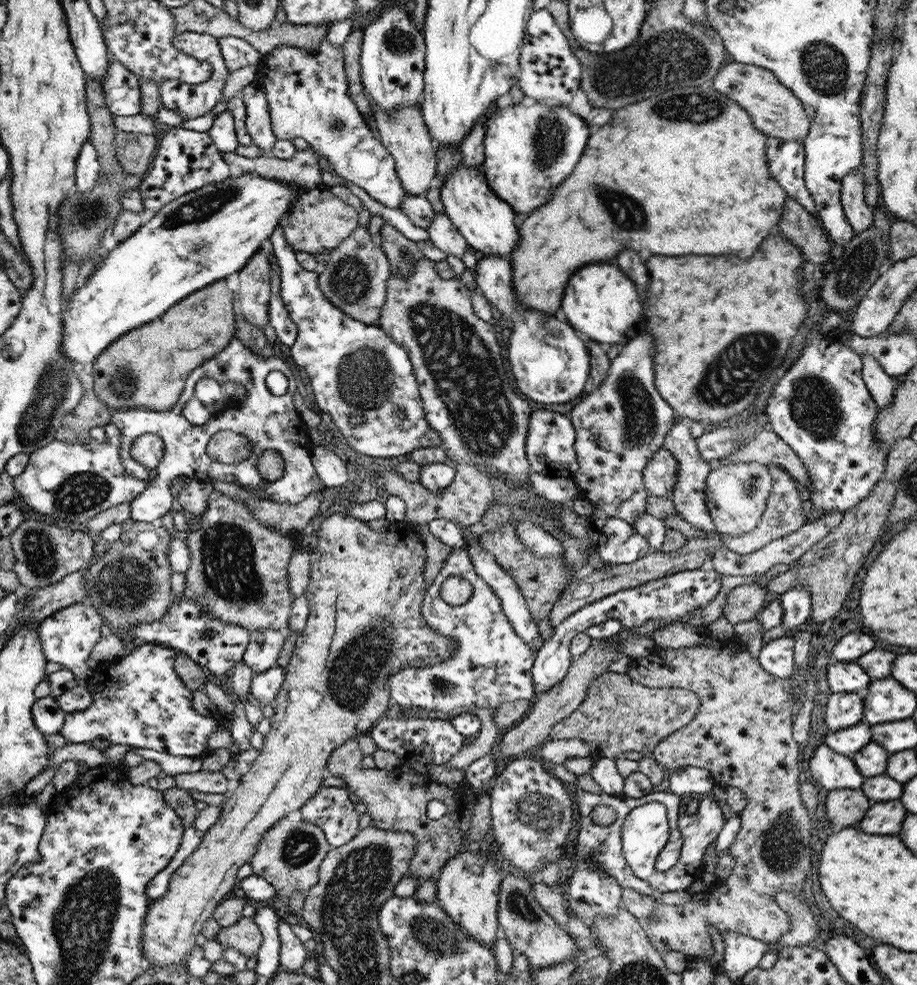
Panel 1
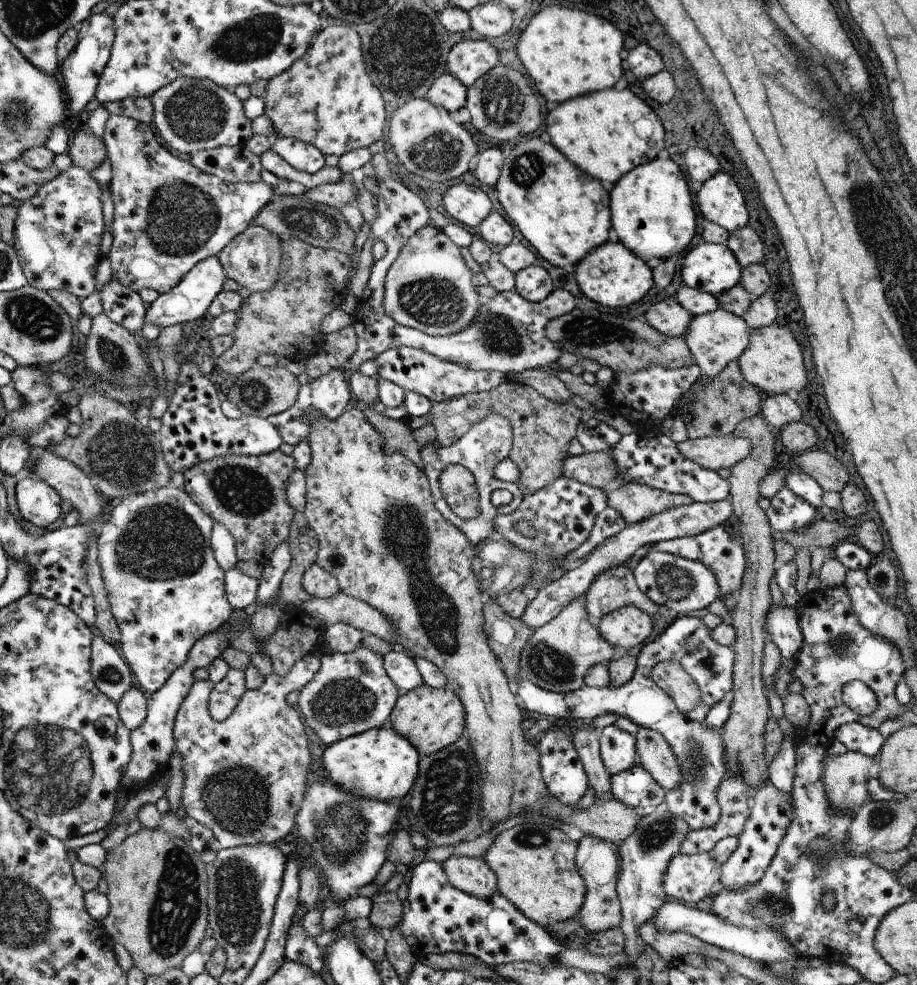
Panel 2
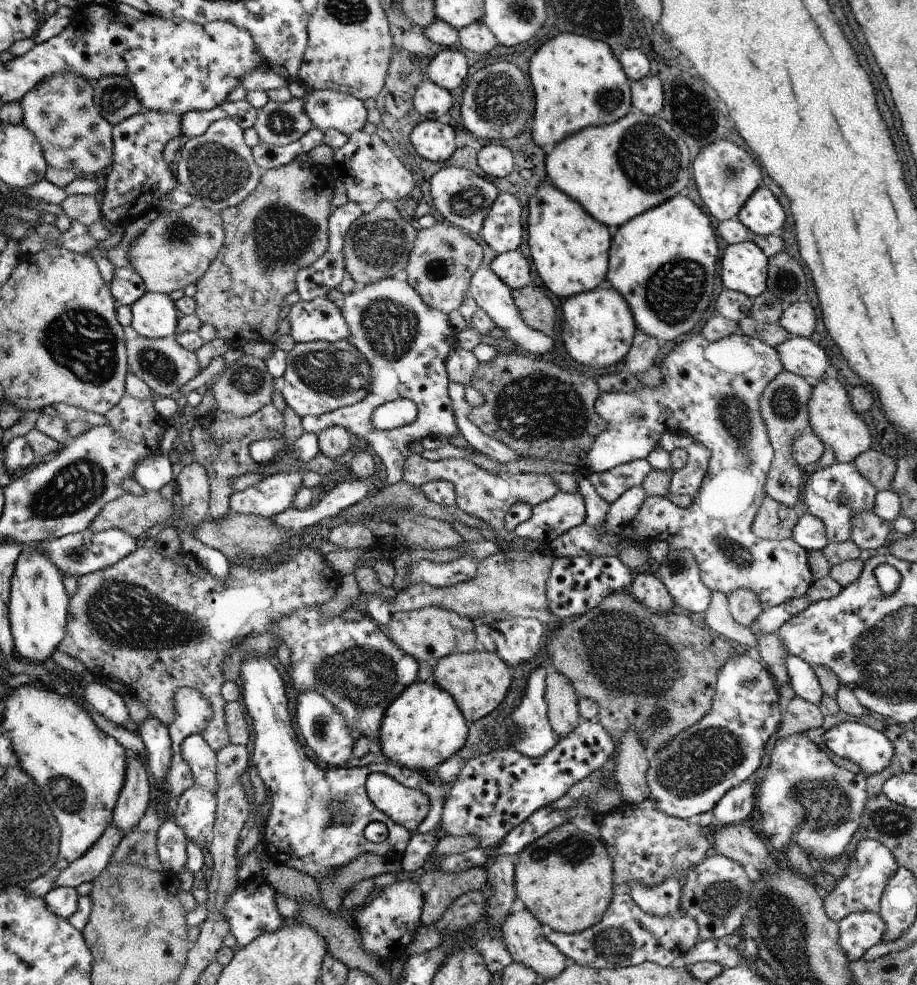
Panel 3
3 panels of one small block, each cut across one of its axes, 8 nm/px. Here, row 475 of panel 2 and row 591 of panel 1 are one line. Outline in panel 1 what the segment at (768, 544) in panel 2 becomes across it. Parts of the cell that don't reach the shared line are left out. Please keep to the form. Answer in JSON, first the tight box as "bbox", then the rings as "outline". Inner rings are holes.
{"bbox":[723,584,771,625],"outline":[[[743,584],[733,588],[726,596],[723,616],[731,625],[748,622],[764,610],[771,597],[764,587],[754,584]]]}

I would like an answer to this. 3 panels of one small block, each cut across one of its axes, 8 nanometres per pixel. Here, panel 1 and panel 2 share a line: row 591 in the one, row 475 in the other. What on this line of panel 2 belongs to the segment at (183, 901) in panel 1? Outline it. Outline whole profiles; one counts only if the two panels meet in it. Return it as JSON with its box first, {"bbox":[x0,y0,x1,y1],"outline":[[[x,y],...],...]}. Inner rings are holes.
{"bbox":[303,407,642,844],"outline":[[[360,407],[340,414],[336,420],[324,418],[324,414],[314,408],[304,416],[312,430],[306,438],[310,445],[311,461],[305,472],[306,506],[303,513],[319,542],[315,563],[338,580],[340,591],[344,594],[366,602],[386,616],[394,626],[396,643],[410,654],[433,662],[445,674],[447,687],[464,705],[465,728],[480,766],[481,816],[485,829],[506,822],[510,816],[536,811],[562,824],[578,826],[588,836],[618,844],[626,840],[642,818],[634,808],[616,799],[606,801],[602,806],[568,806],[554,798],[546,788],[537,747],[528,743],[529,736],[522,729],[523,719],[515,689],[494,651],[488,646],[487,633],[482,628],[483,606],[488,595],[480,590],[472,572],[475,546],[468,542],[460,528],[444,520],[434,504],[426,474],[401,452],[386,449],[384,436],[372,428]]]}

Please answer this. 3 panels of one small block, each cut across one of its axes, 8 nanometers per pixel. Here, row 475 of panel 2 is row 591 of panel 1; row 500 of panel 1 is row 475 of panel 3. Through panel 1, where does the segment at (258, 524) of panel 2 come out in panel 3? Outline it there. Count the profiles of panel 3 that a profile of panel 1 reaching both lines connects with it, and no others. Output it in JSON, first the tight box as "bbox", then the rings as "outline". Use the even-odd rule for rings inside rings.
{"bbox":[190,403,286,519],"outline":[[[272,403],[262,407],[258,412],[249,417],[235,417],[232,413],[216,409],[208,414],[197,417],[190,433],[193,448],[193,458],[197,463],[205,466],[210,481],[210,519],[222,518],[231,510],[231,496],[234,478],[248,473],[257,473],[262,464],[257,463],[249,453],[249,444],[262,439],[282,439],[286,430],[283,414]]]}

